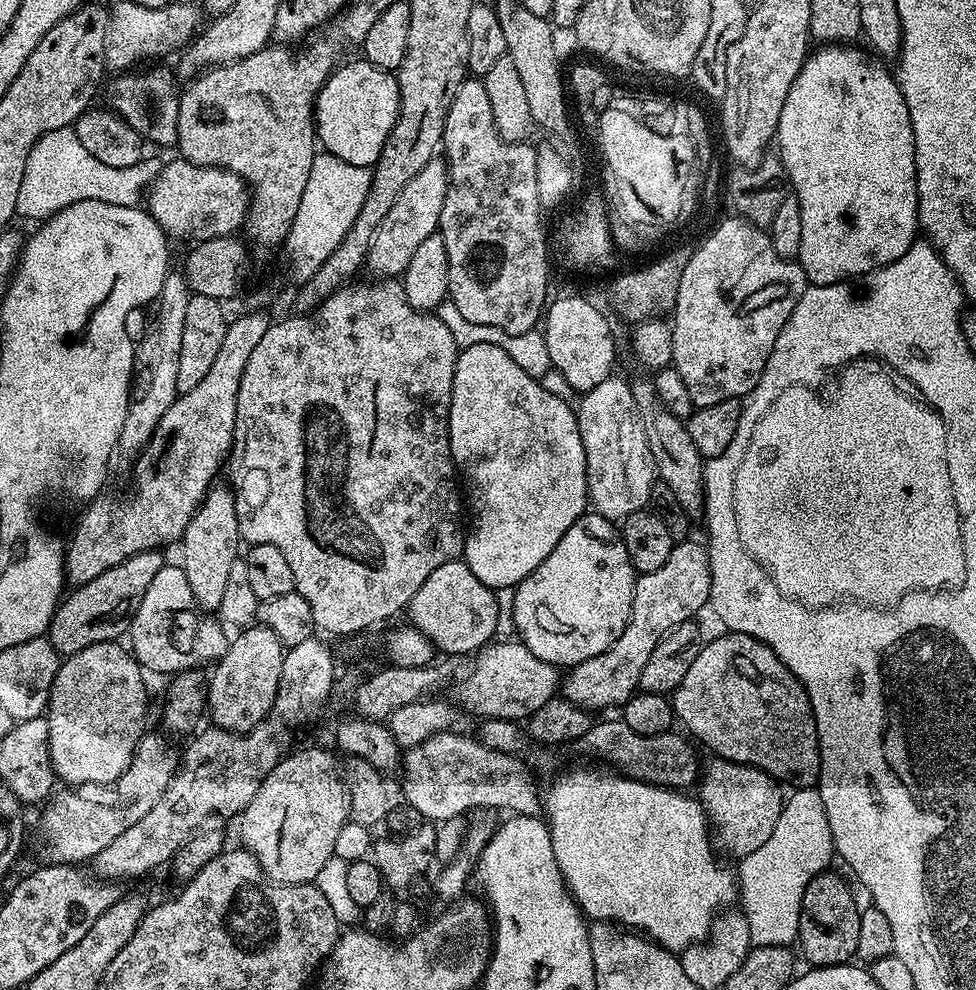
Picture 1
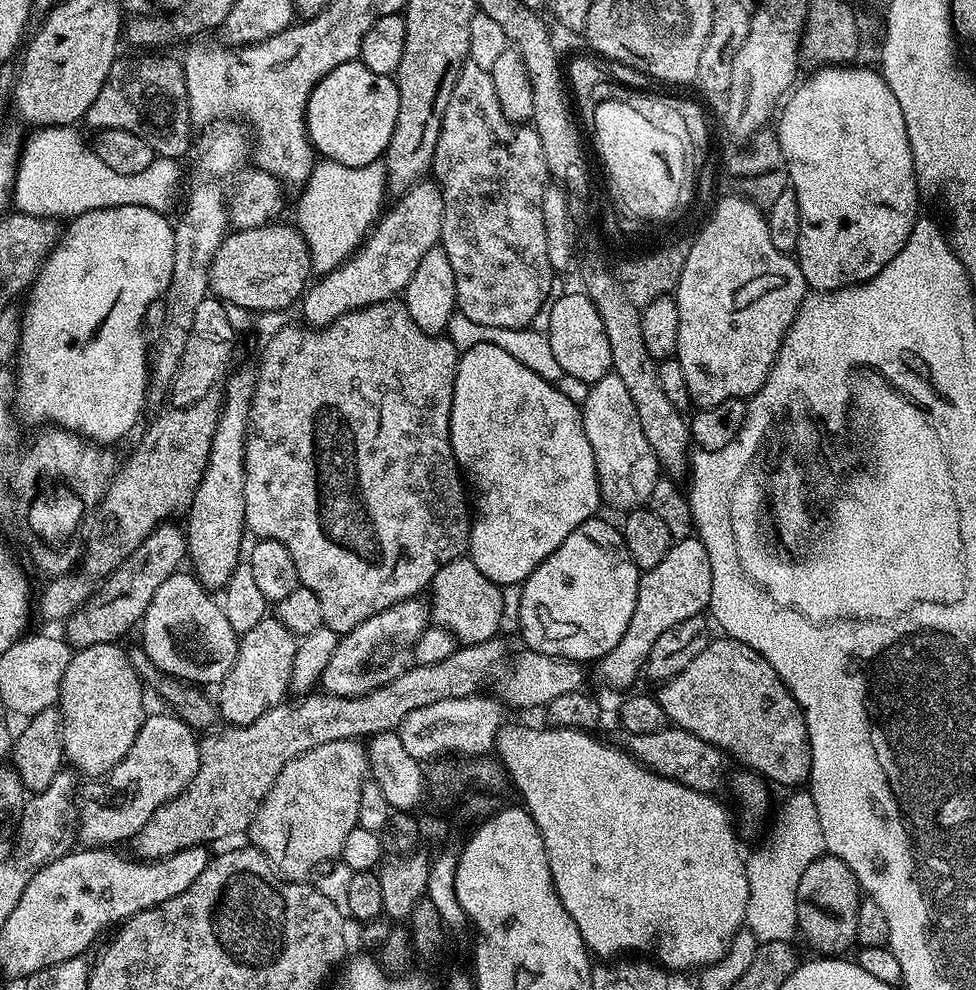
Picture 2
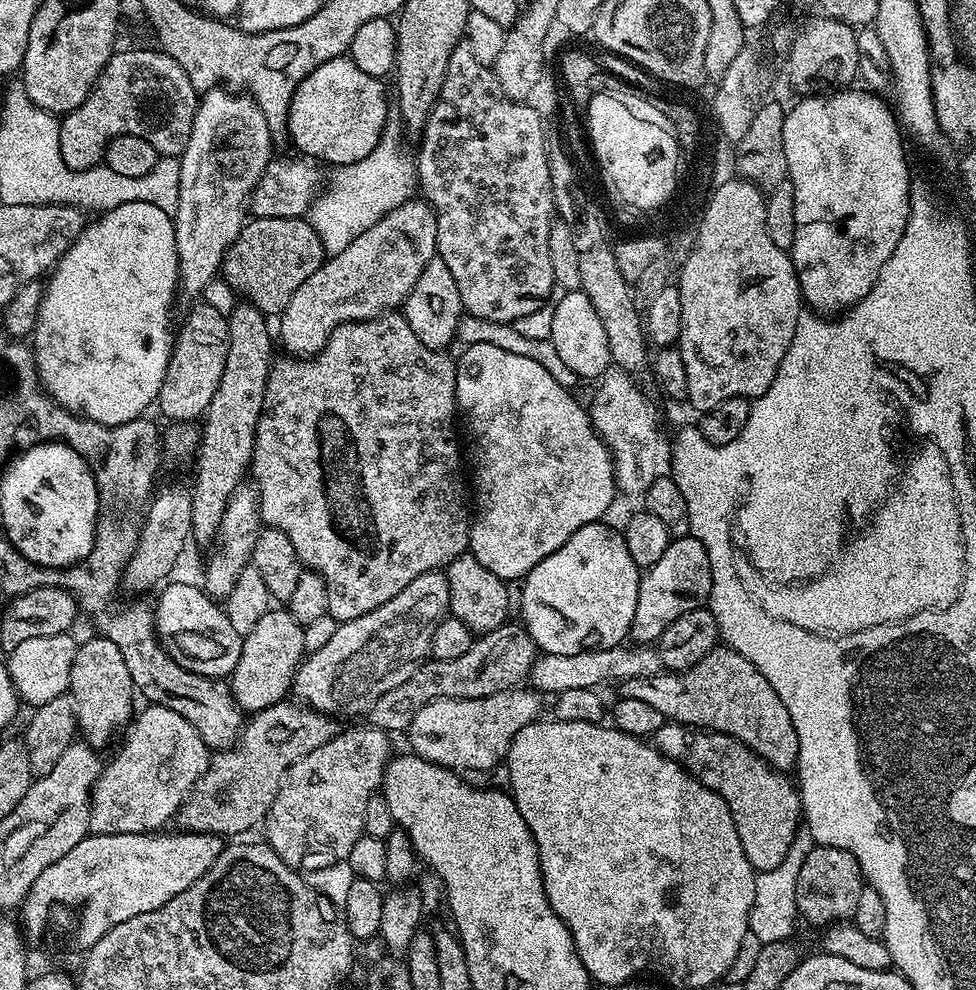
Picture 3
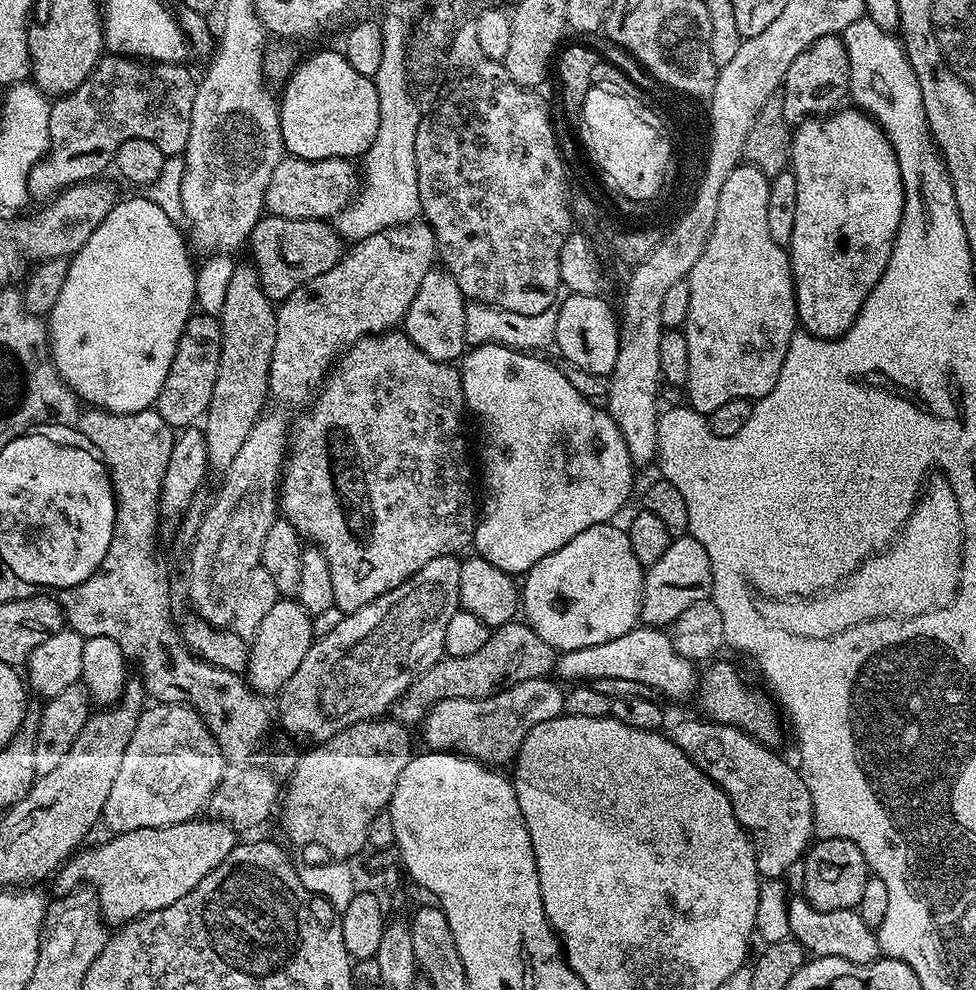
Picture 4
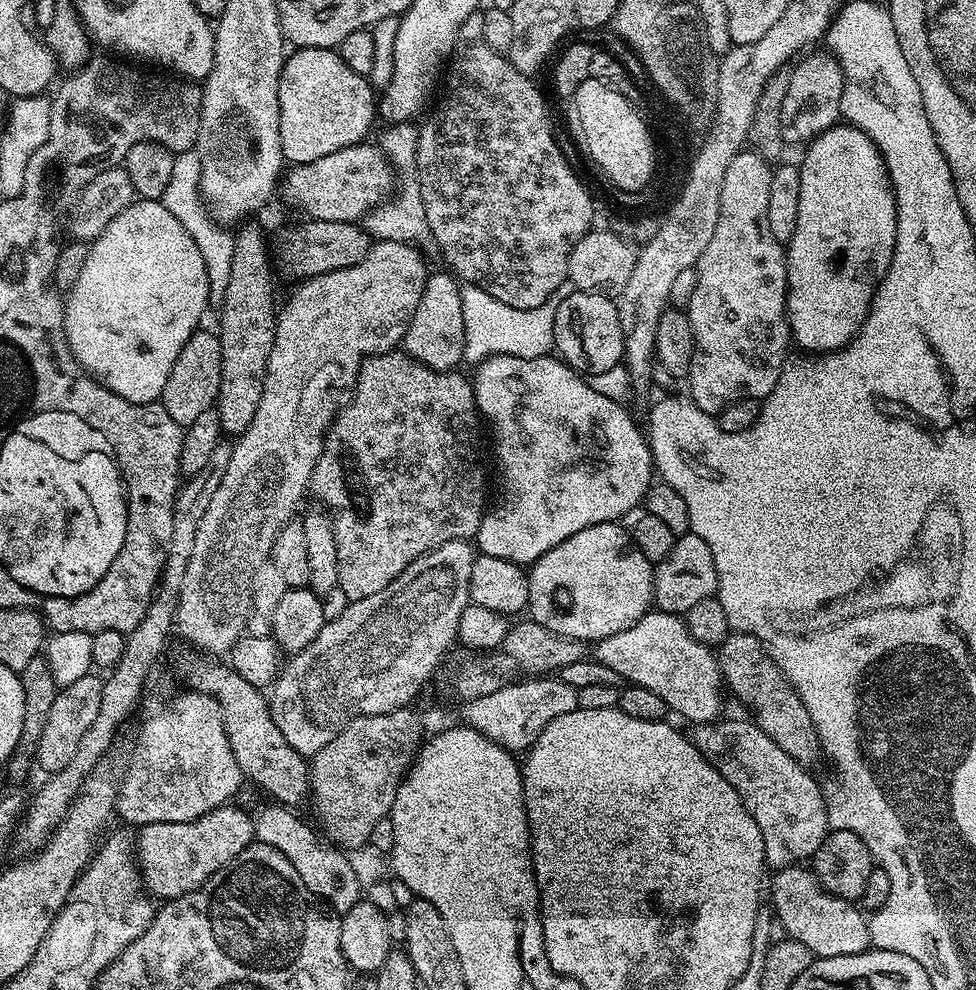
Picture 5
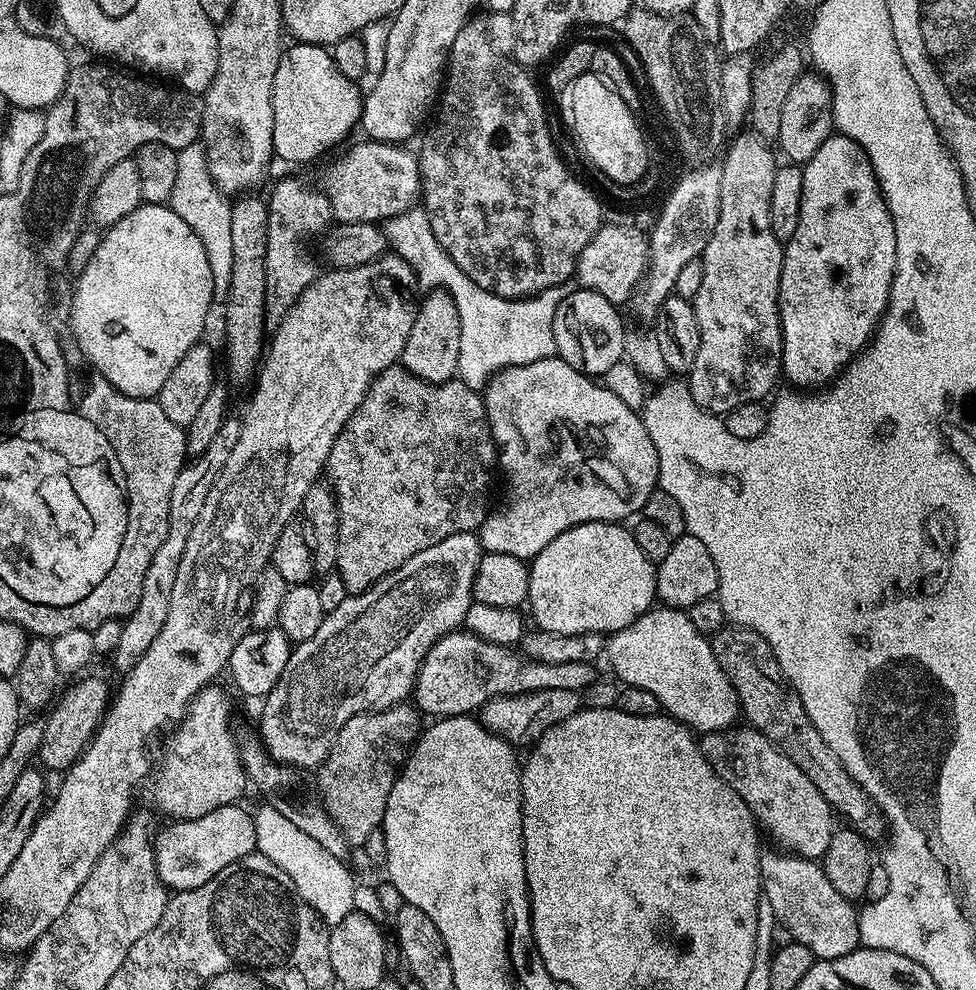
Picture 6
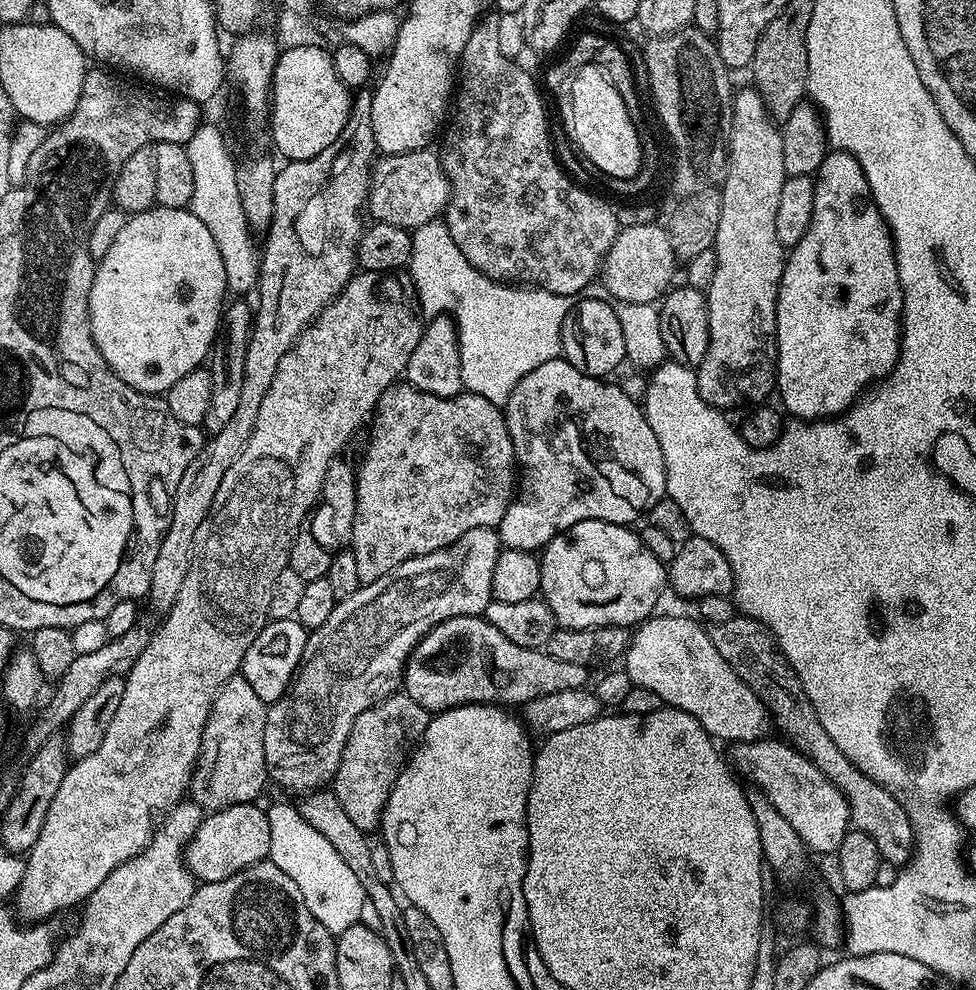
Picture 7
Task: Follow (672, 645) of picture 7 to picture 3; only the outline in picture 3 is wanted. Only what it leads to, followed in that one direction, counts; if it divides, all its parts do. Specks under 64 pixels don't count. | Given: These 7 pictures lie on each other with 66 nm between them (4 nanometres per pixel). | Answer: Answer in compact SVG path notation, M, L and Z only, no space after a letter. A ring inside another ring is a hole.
M621 646L619 648L597 647L578 654L540 654L537 655L530 684L541 694L555 694L562 690L582 690L583 688L599 689L607 680L619 682L638 678L639 676L655 676L661 671L660 654L652 646Z

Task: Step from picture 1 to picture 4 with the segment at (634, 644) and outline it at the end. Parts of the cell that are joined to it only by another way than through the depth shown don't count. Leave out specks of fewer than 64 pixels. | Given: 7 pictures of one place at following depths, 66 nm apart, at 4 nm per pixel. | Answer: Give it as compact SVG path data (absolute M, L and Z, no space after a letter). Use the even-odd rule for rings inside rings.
M691 534L673 539L672 544L658 558L658 562L647 565L644 574L644 597L640 603L640 620L654 628L675 624L682 610L702 602L712 595L712 563L702 546Z

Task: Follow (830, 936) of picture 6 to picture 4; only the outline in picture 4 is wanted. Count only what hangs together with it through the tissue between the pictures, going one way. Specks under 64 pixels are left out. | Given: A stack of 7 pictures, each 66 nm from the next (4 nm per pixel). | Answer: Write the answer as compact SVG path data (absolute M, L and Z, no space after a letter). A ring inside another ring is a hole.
M796 894L788 901L788 922L791 939L803 946L805 953L817 956L833 956L855 964L869 964L880 955L880 943L876 940L873 928L862 922L859 911L843 908L842 910L818 910L808 903L803 895Z

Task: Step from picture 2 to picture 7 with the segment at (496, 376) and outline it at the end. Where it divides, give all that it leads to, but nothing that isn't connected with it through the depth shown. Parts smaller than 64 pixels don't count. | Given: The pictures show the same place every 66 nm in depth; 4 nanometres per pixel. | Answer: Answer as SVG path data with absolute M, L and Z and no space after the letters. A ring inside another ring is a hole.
M559 358L542 363L542 366L538 366L536 370L531 370L514 385L512 392L502 405L504 421L508 427L518 469L518 487L515 489L512 504L498 525L500 543L504 548L513 548L523 552L542 550L558 533L564 532L578 522L586 522L587 520L601 520L611 524L632 526L635 525L634 522L639 516L641 519L657 502L665 499L668 491L666 462L662 458L662 446L658 446L658 437L654 434L654 430L650 430L650 422L644 416L643 407L637 401L627 397L619 383L608 383L612 382L598 376L588 376L582 370L574 367L569 360Z

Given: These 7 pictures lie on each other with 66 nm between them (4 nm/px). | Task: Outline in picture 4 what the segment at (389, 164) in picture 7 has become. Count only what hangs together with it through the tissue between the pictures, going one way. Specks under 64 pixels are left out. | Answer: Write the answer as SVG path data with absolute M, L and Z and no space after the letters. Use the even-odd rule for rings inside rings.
M285 155L278 162L278 166L274 166L274 174L270 174L270 186L266 186L264 207L278 218L327 221L335 218L351 202L357 191L358 168L353 161L338 158L307 160Z

